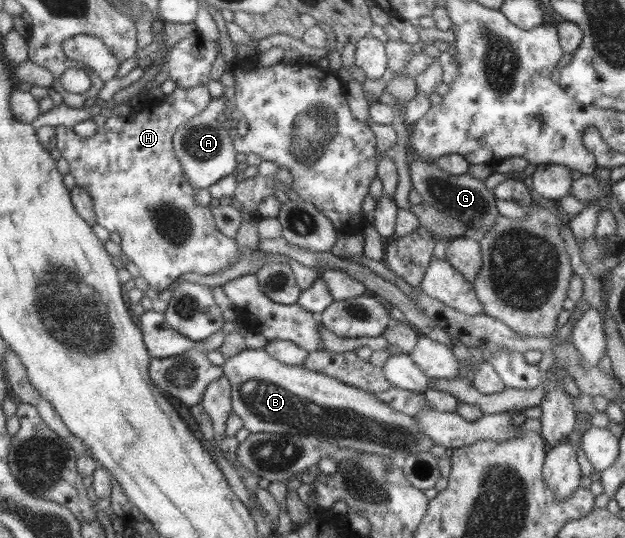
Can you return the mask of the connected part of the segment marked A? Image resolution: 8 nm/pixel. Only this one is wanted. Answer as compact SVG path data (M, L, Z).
M222 97L211 98L199 114L182 122L172 136L172 148L184 171L184 176L195 189L207 189L221 178L231 175L236 166L233 140L236 135L232 126L217 120L219 114L228 114Z

